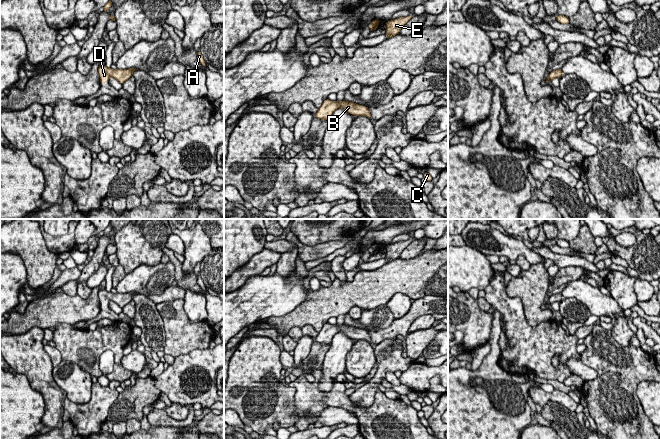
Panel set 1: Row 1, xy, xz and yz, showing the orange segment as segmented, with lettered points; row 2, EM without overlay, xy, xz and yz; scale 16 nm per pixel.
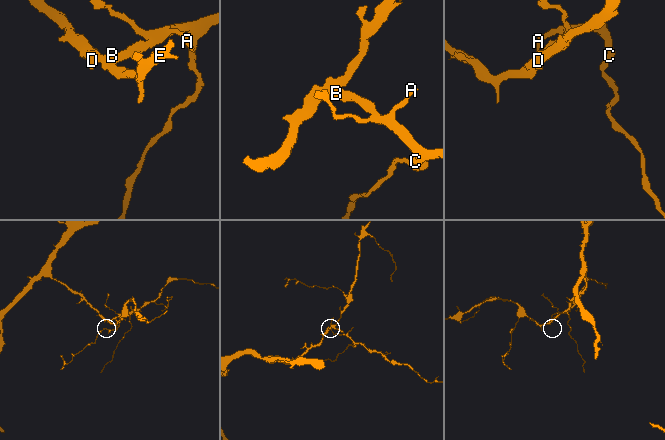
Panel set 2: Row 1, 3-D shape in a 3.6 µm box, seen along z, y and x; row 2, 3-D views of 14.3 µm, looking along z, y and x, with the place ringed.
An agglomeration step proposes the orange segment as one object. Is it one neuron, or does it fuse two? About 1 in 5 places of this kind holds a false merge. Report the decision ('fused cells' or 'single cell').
single cell

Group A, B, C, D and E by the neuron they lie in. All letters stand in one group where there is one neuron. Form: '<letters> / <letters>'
A B C D E

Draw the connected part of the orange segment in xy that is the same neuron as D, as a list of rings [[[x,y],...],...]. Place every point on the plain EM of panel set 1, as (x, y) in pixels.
[[[103,289],[98,292],[98,298],[101,308],[108,306],[109,302],[113,301],[123,309],[125,305],[127,305],[131,300],[133,300],[133,296],[135,294],[138,293],[130,292],[113,294],[112,292],[108,292],[107,290]]]

